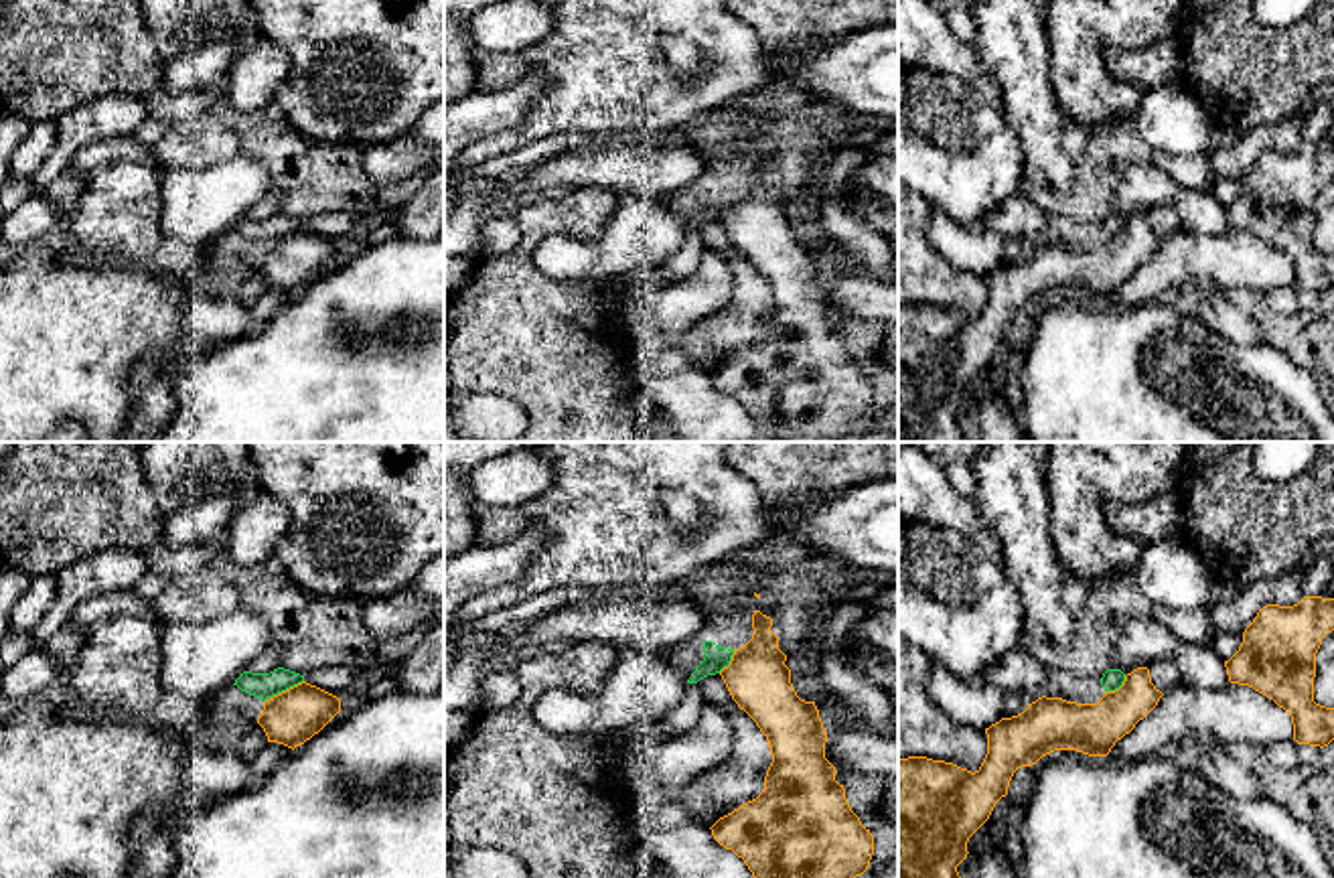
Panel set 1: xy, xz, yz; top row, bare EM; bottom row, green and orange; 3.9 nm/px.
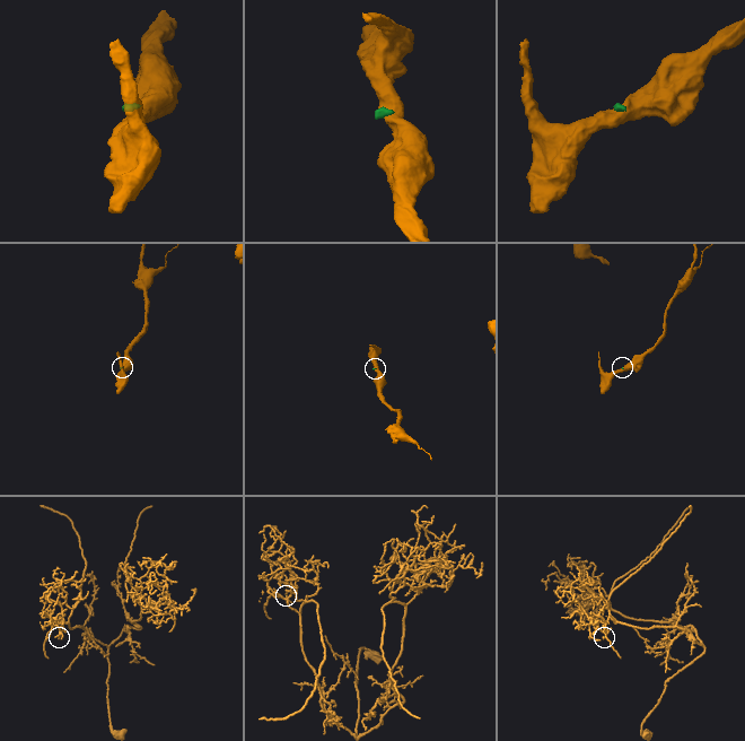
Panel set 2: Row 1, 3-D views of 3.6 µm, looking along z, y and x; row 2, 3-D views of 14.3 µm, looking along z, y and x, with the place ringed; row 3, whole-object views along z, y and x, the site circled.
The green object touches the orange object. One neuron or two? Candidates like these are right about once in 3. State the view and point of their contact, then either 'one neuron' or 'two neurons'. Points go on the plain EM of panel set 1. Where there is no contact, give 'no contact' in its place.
xy (282, 236) | two neurons

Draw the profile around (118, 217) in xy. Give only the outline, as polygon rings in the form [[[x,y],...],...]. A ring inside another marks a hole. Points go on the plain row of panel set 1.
[[[109,162],[87,176],[73,213],[73,255],[105,264],[138,264],[162,243],[162,168]]]

